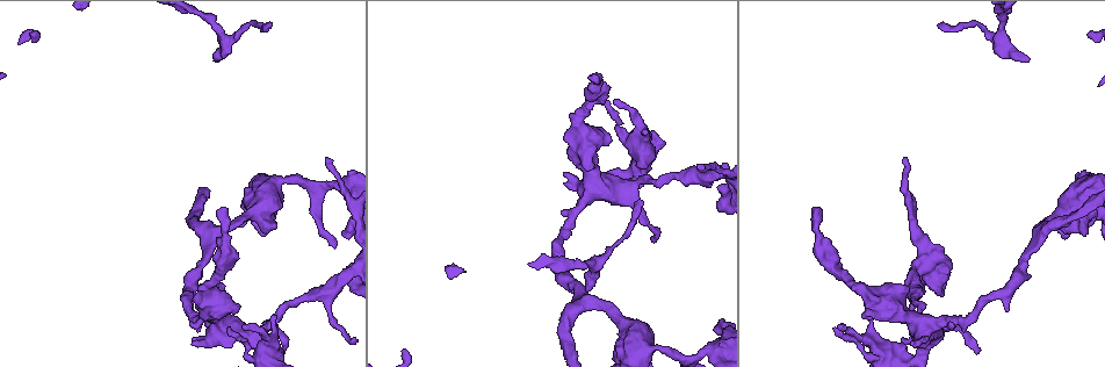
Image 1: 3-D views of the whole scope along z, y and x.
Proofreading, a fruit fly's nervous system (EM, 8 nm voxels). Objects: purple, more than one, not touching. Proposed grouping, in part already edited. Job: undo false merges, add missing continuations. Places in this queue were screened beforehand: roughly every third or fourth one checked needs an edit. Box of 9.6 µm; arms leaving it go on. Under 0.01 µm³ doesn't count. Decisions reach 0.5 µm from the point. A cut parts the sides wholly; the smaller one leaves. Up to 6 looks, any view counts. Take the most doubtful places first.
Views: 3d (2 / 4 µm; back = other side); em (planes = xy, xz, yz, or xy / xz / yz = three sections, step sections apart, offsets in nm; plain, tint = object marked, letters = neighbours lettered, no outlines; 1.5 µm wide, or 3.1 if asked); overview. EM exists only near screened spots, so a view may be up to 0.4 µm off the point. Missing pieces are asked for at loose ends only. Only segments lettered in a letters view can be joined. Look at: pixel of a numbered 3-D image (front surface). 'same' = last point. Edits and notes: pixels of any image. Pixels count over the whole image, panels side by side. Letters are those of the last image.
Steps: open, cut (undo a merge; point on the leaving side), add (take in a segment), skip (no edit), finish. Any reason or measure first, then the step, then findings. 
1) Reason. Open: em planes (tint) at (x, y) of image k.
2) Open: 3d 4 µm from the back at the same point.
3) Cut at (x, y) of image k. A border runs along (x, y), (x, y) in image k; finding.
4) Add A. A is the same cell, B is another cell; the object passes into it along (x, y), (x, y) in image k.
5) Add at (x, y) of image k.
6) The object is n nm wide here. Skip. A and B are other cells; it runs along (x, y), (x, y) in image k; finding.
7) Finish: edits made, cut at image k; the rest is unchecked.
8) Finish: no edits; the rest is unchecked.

Open: em planes (plain) at (215, 61) of image 1.

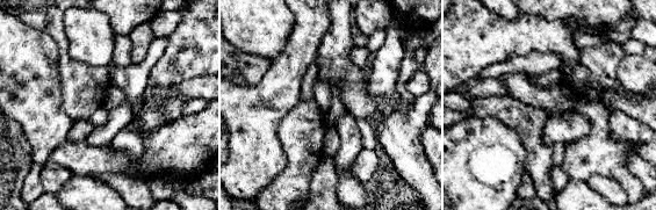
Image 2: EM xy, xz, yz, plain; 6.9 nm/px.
Open: em planes (letters) at the same point.

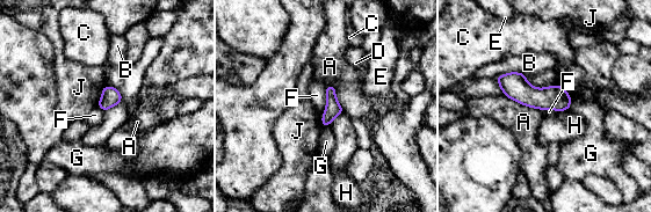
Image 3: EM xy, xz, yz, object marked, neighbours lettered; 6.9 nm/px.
The longest contact is with A, 280 nm. Skip. A, B, C, D, E, F, G, H and J are other cells; none of them fits.

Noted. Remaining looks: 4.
Long arm stops here. Open: 3d 4 µm at (217, 211) of image 1.

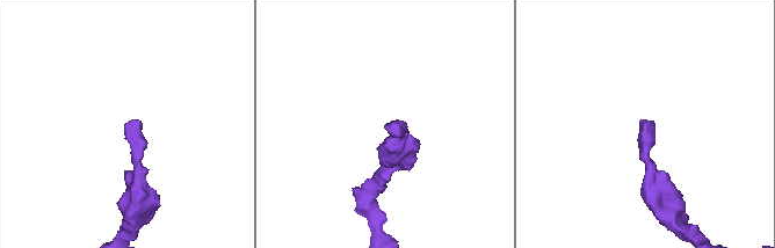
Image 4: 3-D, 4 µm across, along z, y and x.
Open: em planes (letters) at (646, 124) of image 4.

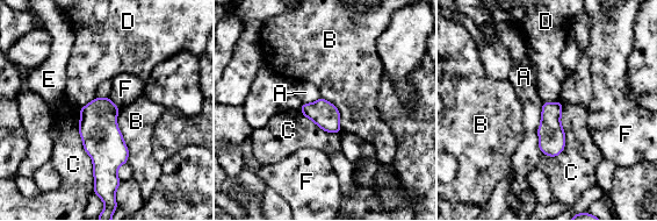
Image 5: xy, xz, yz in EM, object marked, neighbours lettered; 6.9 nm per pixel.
Skip. A, B, C, D, E and F are other cells; a border runs along (109, 97), (118, 108) in image 5; no lettered segment goes on from it.

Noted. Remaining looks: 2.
Branch stops here. Open: 3d 2 µm from the back at (1061, 237) of image 1.

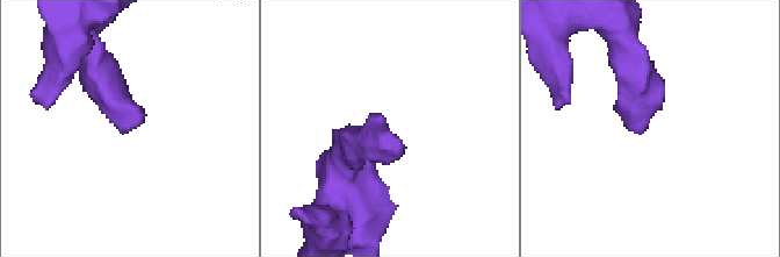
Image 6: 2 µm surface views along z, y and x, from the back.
Shape alone is not enough. Open: em planes (letters) at (646, 127) of image 6.

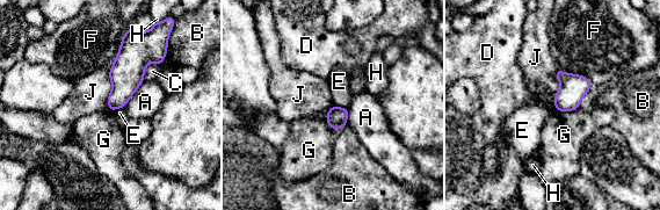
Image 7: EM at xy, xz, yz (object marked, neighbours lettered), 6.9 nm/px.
Skip. A, B, C, D, E, F, G, H and J are other cells; a border runs along (111, 66), (108, 109) in image 7; none of them fits.

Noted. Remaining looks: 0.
Finish: no edits; the rest is unchecked.

